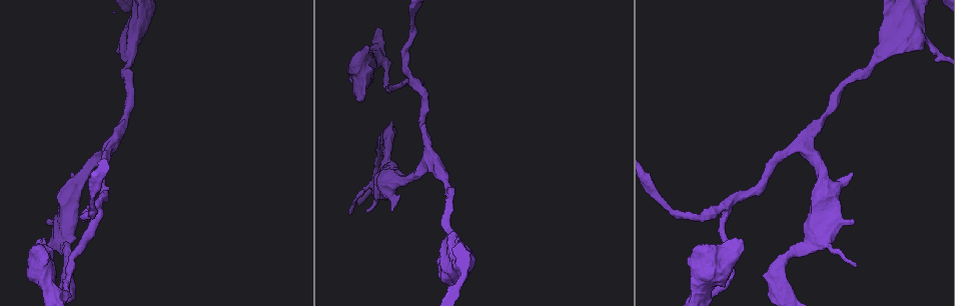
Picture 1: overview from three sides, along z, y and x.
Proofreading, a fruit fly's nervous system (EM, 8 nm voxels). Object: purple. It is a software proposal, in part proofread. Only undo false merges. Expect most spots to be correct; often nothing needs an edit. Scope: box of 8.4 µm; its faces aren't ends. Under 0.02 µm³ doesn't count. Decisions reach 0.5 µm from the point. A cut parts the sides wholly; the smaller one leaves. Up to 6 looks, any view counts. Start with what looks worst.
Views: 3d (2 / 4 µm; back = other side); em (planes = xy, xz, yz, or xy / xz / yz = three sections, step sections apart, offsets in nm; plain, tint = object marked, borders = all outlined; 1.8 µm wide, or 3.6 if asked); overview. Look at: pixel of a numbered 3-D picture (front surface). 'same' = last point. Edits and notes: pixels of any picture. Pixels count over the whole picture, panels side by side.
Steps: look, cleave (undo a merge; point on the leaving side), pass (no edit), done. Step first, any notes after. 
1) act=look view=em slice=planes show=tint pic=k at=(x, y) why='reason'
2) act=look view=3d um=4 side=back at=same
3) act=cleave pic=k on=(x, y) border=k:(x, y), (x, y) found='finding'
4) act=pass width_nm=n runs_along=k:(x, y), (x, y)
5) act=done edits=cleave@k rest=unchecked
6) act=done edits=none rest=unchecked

act=look view=em slice=planes show=tint pic=1 at=(727, 213)

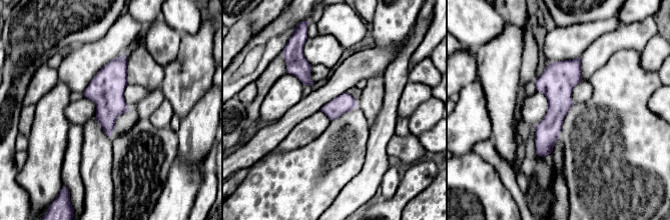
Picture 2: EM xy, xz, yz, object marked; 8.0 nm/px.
act=pass runs_along=2:(578, 60), (559, 81), (542, 154) found='all the same neuron'

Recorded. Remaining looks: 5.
act=look view=em slice=yz step=16 show=tint pic=1 at=(875, 57) why='calibre changes'

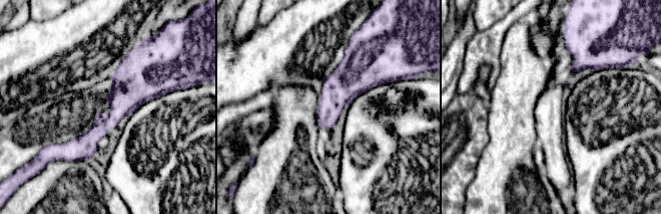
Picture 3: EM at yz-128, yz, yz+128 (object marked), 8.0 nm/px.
act=look view=em slice=planes show=tint at=same why='another direction'

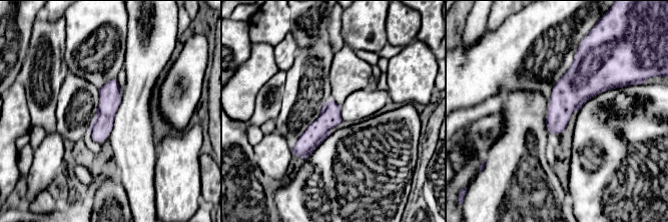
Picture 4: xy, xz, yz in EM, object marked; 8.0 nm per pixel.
act=pass runs_along=4:(339, 108), (298, 149), (293, 150) found='continuous, no second neuron'

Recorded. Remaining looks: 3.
act=look view=3d um=4 pic=1 at=(821, 222) why='arms part here'

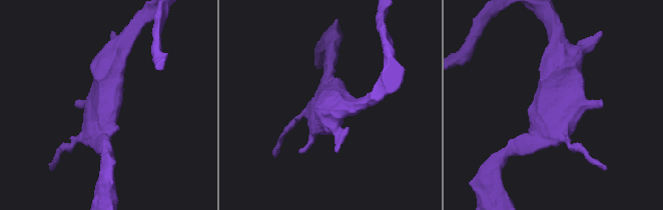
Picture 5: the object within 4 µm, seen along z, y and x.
act=look view=em um=3.6 slice=yz step=8 show=tint pic=5 at=(553, 100) why='need the tissue'

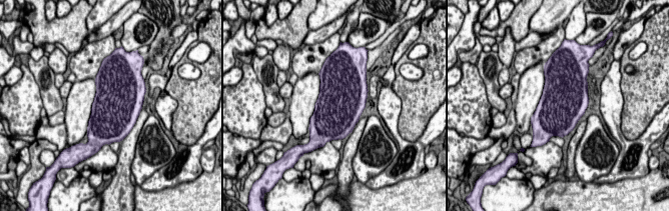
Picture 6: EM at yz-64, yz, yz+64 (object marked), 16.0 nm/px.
act=pass width_nm=750 found='all the same neuron'

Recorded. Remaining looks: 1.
act=done edits=none rest=unchecked

